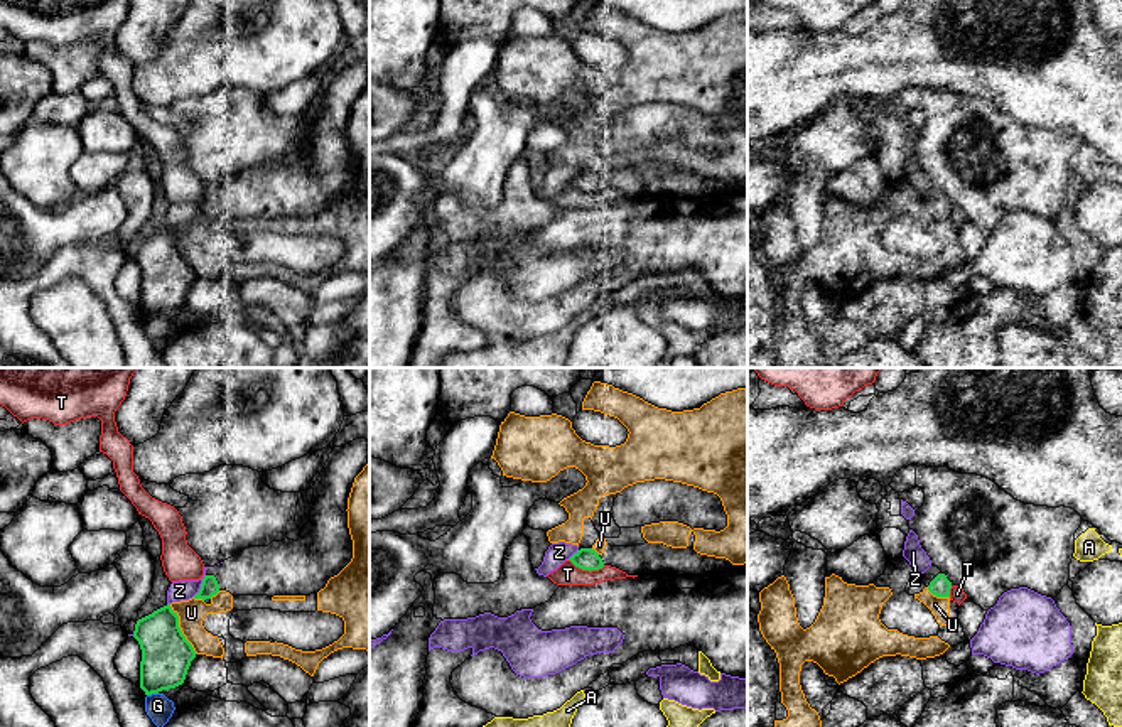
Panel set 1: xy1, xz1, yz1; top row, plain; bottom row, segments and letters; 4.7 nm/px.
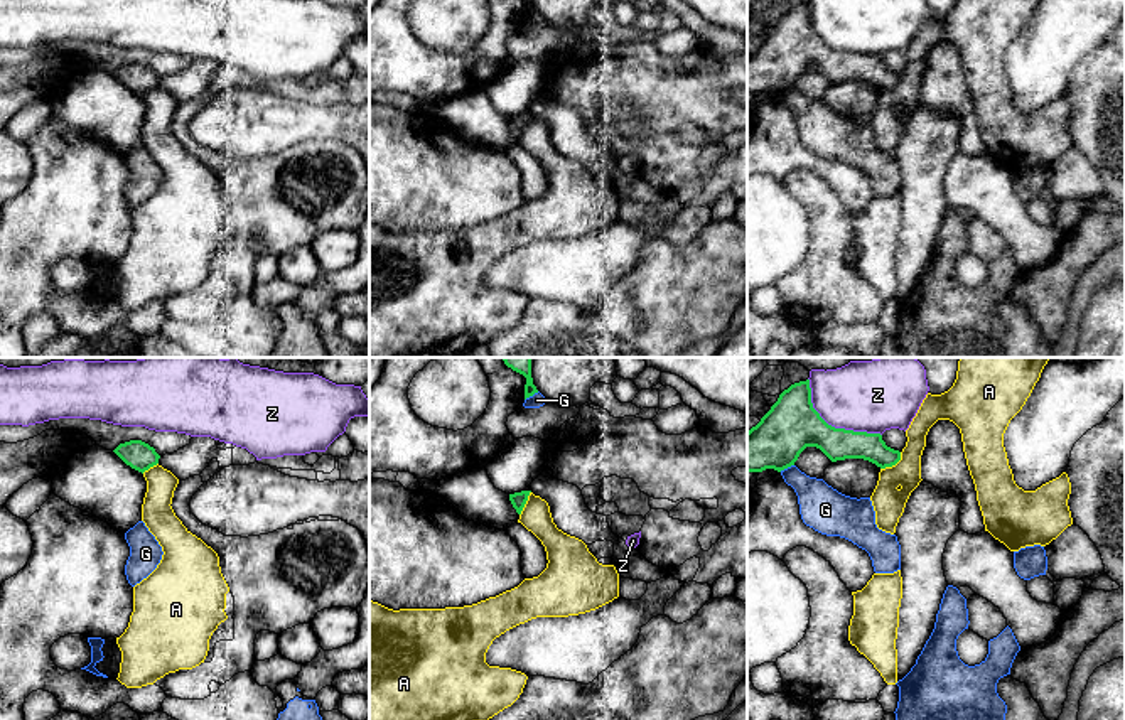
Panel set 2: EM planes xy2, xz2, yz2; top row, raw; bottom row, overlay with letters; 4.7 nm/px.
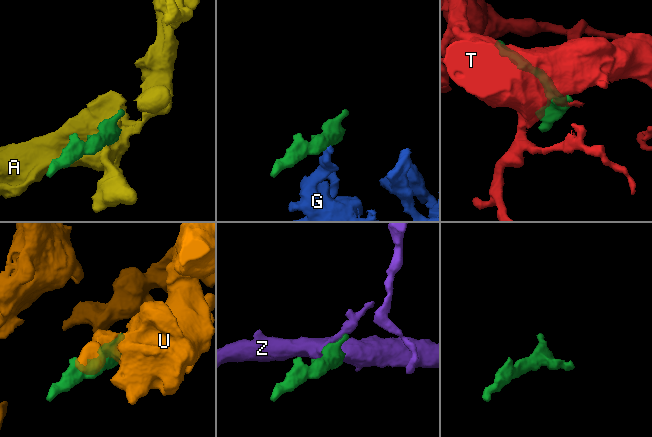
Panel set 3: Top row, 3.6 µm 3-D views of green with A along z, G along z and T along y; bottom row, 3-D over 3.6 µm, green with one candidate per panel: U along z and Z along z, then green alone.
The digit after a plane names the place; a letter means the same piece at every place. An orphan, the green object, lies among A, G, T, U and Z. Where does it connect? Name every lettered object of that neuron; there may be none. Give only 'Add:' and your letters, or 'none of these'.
Add: none of these

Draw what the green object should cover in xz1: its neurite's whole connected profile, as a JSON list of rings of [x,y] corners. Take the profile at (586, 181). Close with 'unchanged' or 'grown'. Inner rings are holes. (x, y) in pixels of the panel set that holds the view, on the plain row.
[[[645,165],[636,169],[606,167],[599,177],[592,170],[580,170],[569,180],[582,192],[599,192],[604,187],[616,189],[628,197],[709,197],[732,189],[726,180],[700,177],[692,170],[672,170],[663,165]]]; grown

